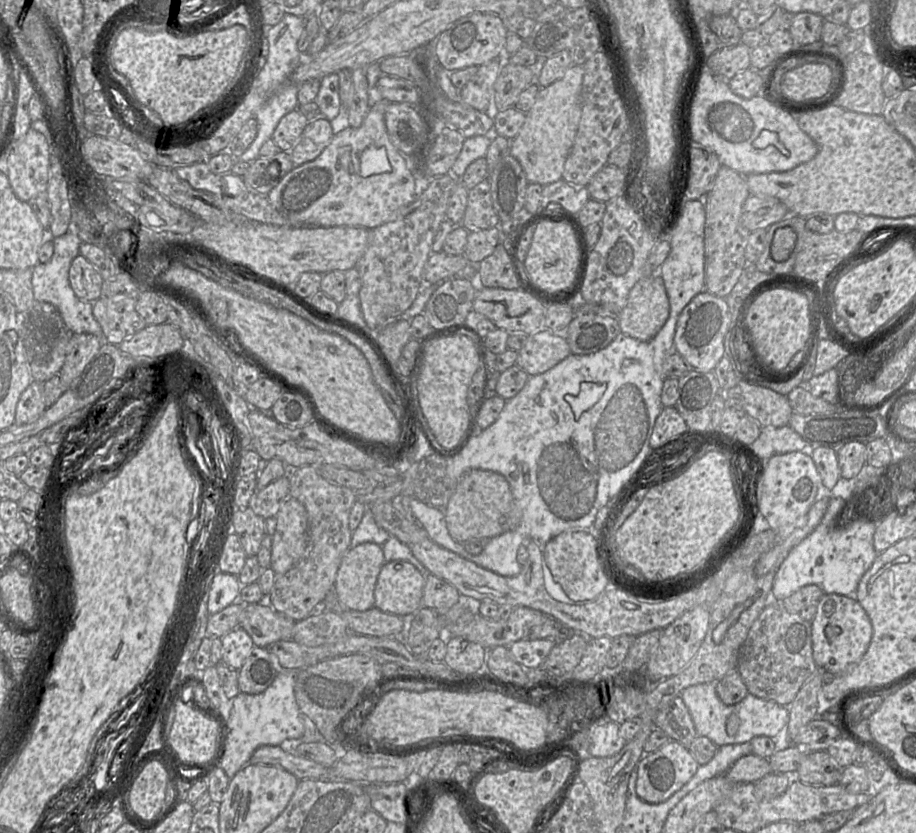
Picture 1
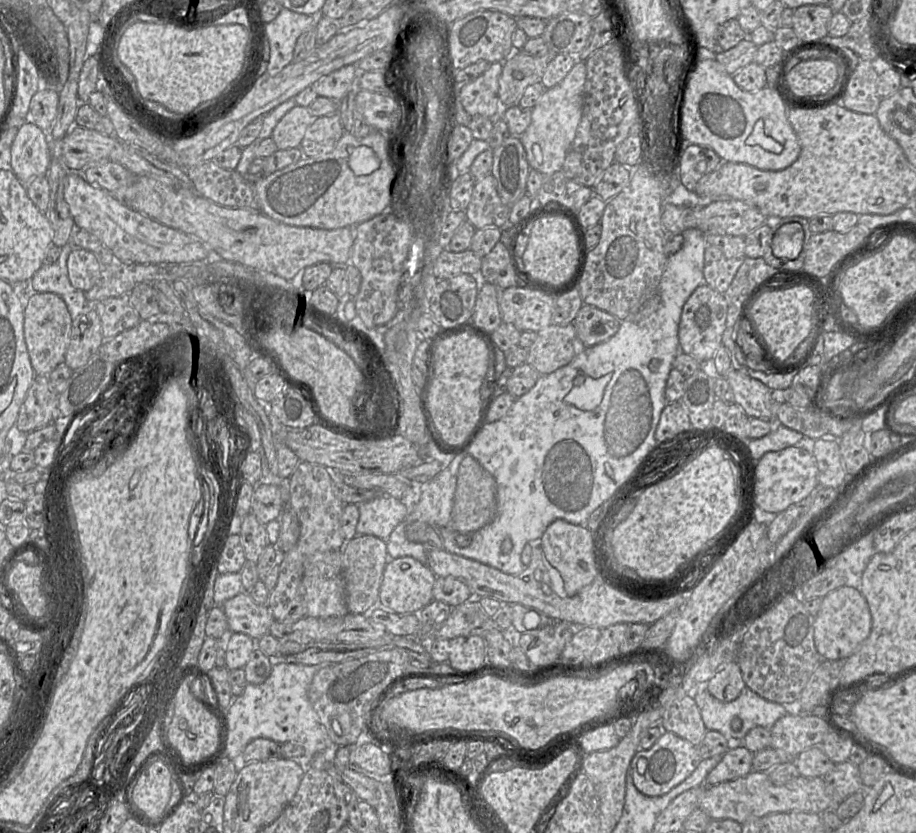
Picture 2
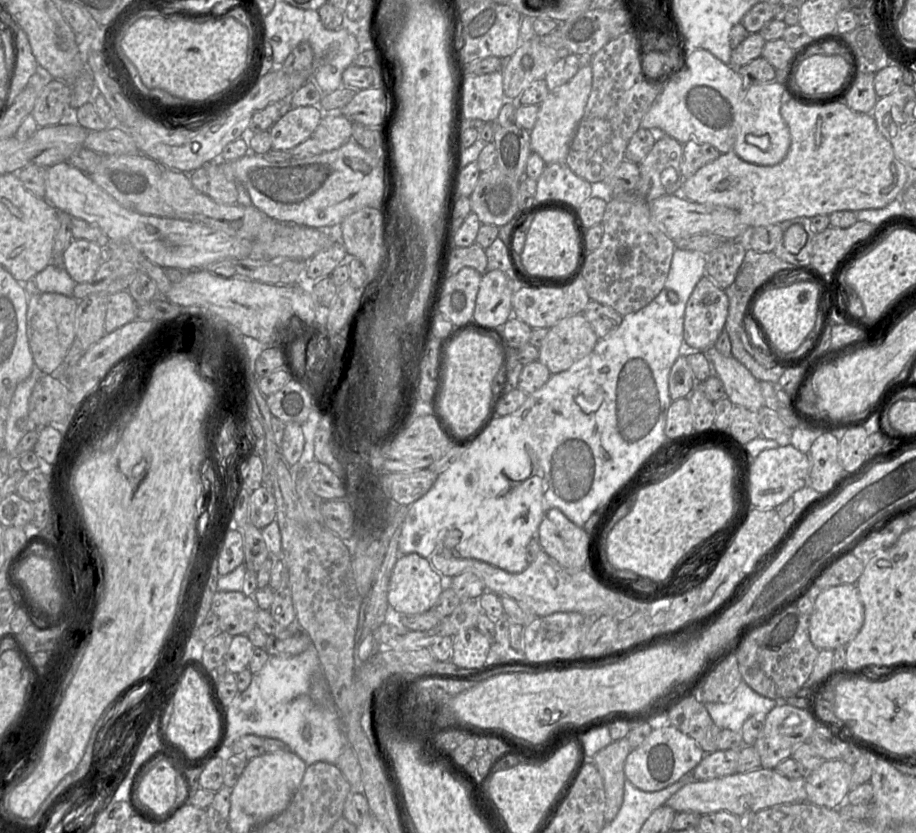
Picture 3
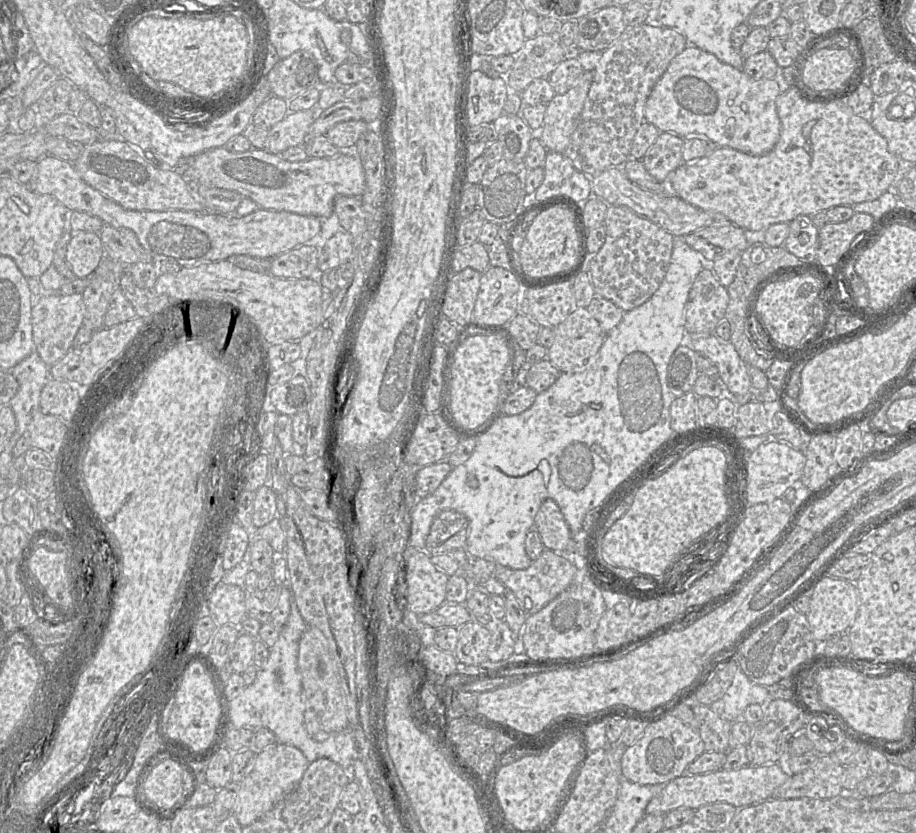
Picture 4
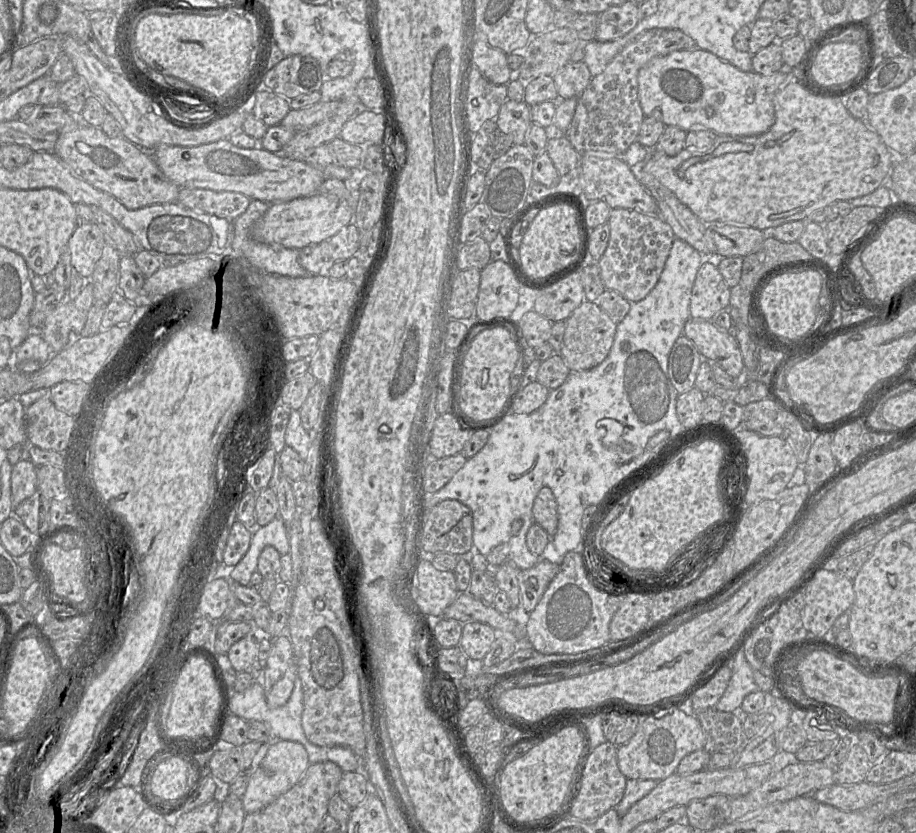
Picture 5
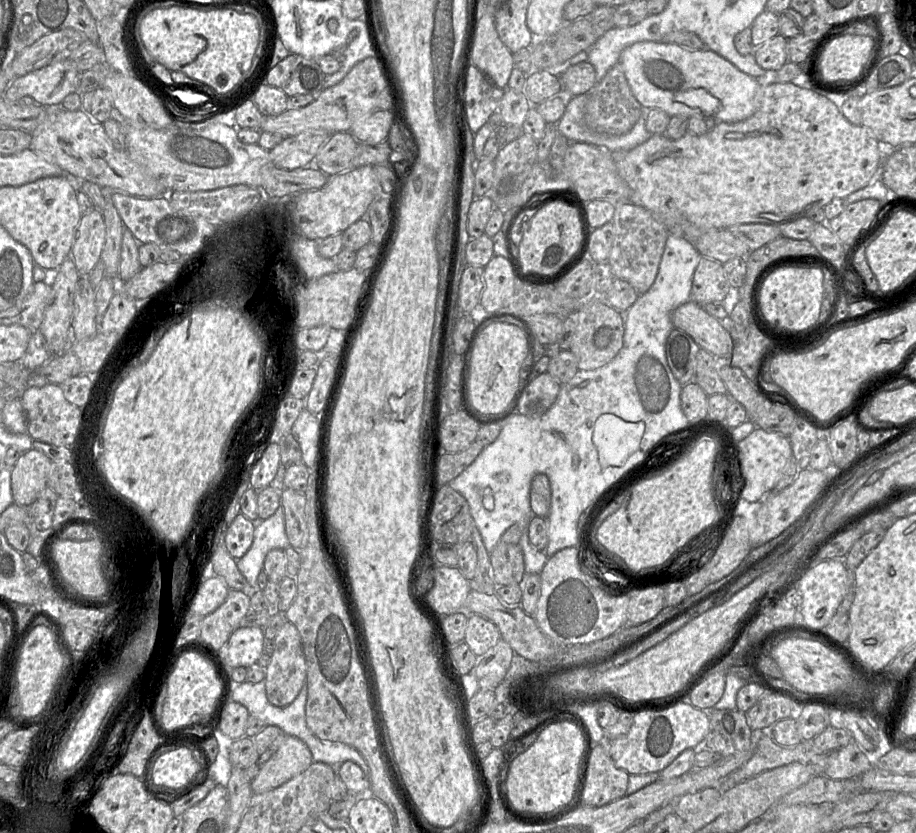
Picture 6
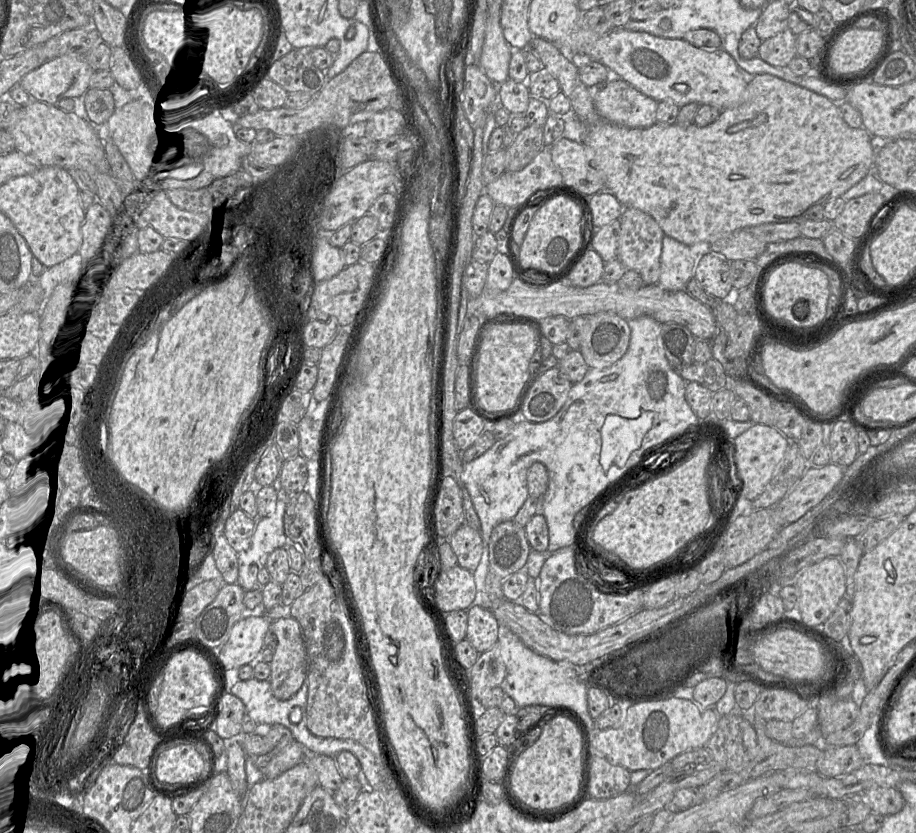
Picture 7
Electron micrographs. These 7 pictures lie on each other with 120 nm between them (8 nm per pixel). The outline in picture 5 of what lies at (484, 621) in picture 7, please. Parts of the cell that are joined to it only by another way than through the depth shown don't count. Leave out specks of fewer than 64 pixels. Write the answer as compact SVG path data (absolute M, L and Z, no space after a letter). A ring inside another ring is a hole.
M467 622L463 624L459 647L470 660L482 661L497 635L497 631L488 624Z

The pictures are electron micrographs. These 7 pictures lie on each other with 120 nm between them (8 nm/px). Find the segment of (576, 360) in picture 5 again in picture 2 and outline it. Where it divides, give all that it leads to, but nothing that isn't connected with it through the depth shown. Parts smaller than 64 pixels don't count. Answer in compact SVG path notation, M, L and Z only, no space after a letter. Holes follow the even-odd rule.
M551 324L537 332L537 339L528 348L526 363L540 375L550 374L569 364L585 348L573 324Z

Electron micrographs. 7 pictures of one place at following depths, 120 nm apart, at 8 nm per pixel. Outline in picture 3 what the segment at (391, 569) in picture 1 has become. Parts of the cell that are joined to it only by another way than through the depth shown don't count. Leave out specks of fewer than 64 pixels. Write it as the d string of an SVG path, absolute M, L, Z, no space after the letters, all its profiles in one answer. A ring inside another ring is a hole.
M417 553L400 555L389 580L387 593L389 607L397 614L424 613L435 605L448 579L452 578L445 578L433 567L429 558Z

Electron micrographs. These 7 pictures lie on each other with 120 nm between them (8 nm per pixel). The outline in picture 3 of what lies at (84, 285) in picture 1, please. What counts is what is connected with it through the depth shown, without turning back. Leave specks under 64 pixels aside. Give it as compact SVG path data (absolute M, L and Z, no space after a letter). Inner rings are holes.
M73 239L64 251L65 269L76 283L90 281L105 260L105 249L85 239Z

